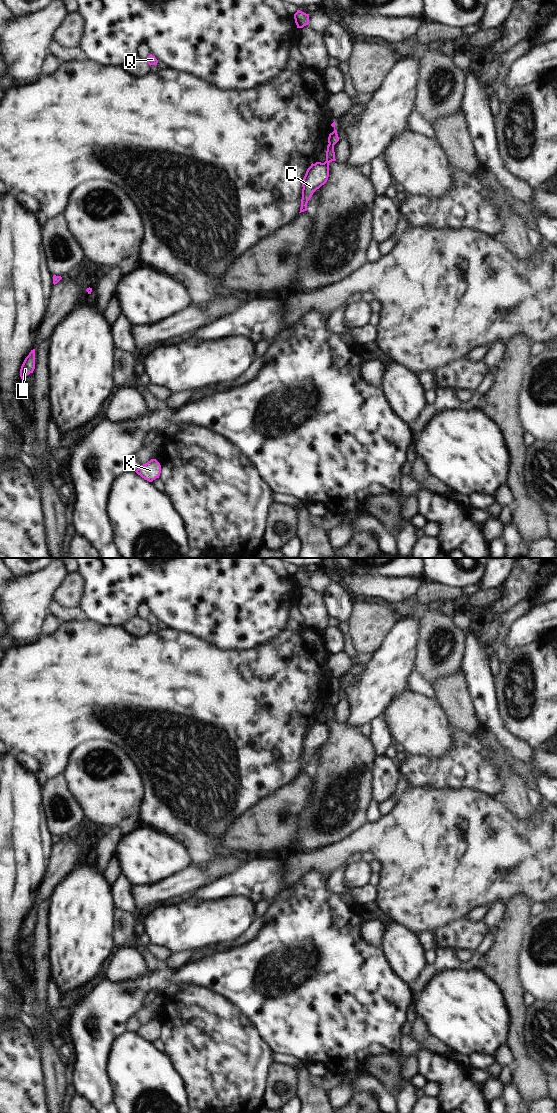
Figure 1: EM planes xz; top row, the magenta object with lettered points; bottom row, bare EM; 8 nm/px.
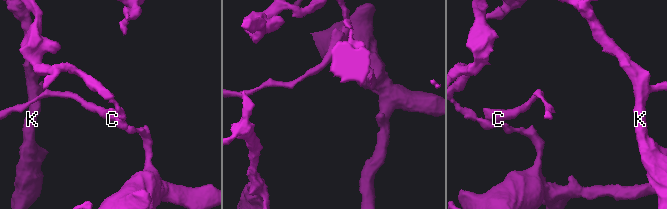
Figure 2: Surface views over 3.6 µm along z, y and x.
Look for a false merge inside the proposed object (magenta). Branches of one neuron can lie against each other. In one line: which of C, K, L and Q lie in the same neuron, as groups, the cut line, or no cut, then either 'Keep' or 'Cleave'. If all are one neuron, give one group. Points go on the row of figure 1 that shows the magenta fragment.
Groups: C L / K Q. Split along xz (329, 143), (333, 145). Cleave.

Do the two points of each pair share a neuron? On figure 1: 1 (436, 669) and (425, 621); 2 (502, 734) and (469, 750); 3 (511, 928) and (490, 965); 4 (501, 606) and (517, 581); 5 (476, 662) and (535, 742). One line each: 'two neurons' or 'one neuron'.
1: one neuron
2: two neurons
3: one neuron
4: one neuron
5: two neurons

